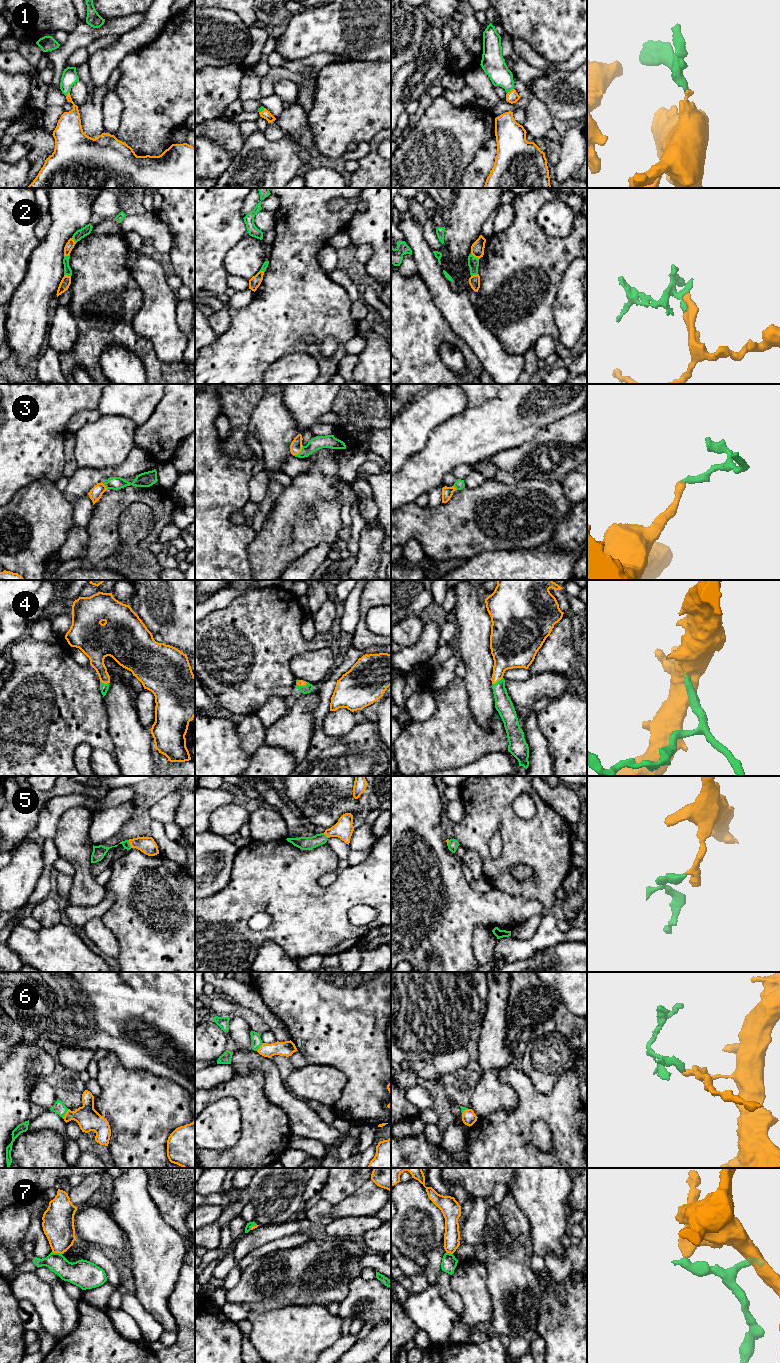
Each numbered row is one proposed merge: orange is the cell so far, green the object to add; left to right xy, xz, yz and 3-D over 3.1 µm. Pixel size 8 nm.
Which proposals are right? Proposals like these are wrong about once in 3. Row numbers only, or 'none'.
1, 2, 3, 4, 5

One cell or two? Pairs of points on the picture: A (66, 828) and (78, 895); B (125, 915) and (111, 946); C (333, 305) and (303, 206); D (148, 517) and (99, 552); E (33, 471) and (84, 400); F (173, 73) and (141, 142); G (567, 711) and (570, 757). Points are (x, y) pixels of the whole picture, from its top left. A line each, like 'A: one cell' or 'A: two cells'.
A: one cell
B: two cells
C: one cell
D: two cells
E: one cell
F: one cell
G: one cell

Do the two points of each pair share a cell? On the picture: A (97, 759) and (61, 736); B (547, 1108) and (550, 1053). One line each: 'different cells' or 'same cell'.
A: different cells
B: different cells

